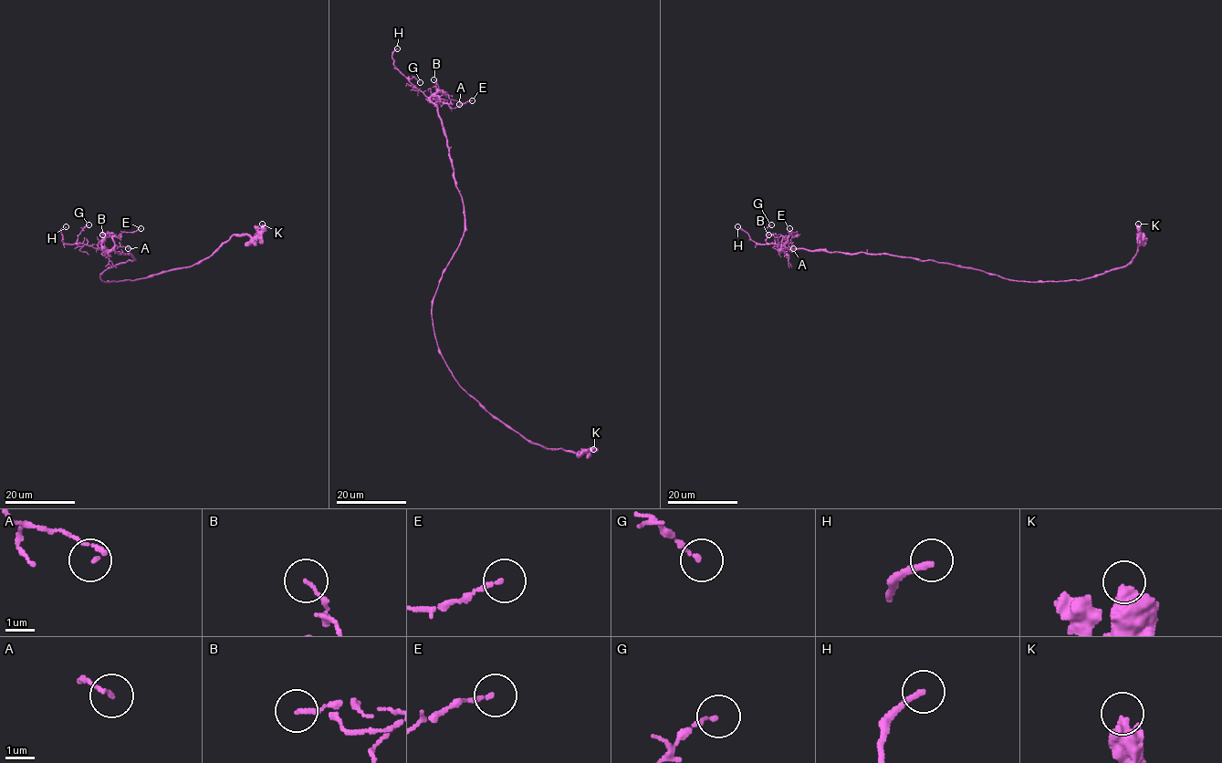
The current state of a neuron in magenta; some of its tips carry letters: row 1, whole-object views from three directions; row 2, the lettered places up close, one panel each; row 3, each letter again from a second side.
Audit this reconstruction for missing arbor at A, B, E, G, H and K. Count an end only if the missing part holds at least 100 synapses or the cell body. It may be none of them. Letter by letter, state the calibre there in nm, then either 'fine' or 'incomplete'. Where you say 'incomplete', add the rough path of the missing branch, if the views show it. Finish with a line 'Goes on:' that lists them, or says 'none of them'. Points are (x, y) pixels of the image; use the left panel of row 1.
A: 130 nm thick; fine
B: 140 nm thick; fine
E: 140 nm thick; fine
G: 140 nm thick; fine
H: 200 nm thick; incomplete; missing branch runs (66, 226), (94, 214), (100, 195), (117, 179), (123, 162)
K: 500 nm thick; fine
Goes on: H

